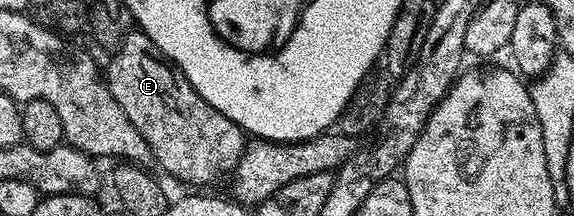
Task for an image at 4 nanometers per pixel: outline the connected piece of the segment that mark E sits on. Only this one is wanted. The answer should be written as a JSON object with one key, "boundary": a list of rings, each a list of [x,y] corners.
{"boundary":[[[130,30],[125,35],[117,51],[112,53],[107,69],[107,83],[115,101],[119,102],[132,126],[135,126],[135,130],[153,151],[156,166],[170,172],[175,179],[182,180],[185,184],[205,184],[224,172],[232,173],[240,162],[247,143],[246,133],[193,89],[188,78],[162,56],[146,32]]]}

